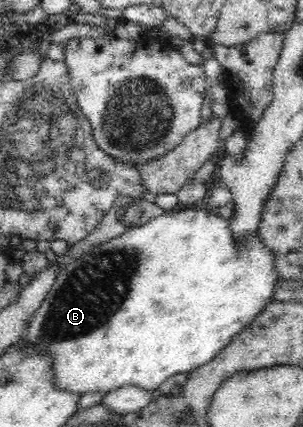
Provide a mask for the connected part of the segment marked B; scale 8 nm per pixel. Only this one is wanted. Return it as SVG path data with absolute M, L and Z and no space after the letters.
M188 207L167 212L161 217L153 218L152 221L130 230L124 230L123 234L116 239L94 247L88 253L78 257L76 261L68 263L56 277L48 295L35 315L29 319L27 328L21 336L19 343L35 349L36 353L51 357L51 371L53 371L53 383L58 389L70 393L90 393L100 391L108 393L112 389L120 389L128 385L135 385L142 389L158 389L168 377L178 373L188 374L197 367L208 363L215 355L218 355L223 347L242 329L252 325L252 321L260 315L260 311L271 303L274 295L276 282L280 281L274 267L272 252L266 250L266 243L259 236L259 230L254 232L252 238L240 248L236 237L230 232L230 220L223 219L217 214L208 213L204 209L190 210Z

